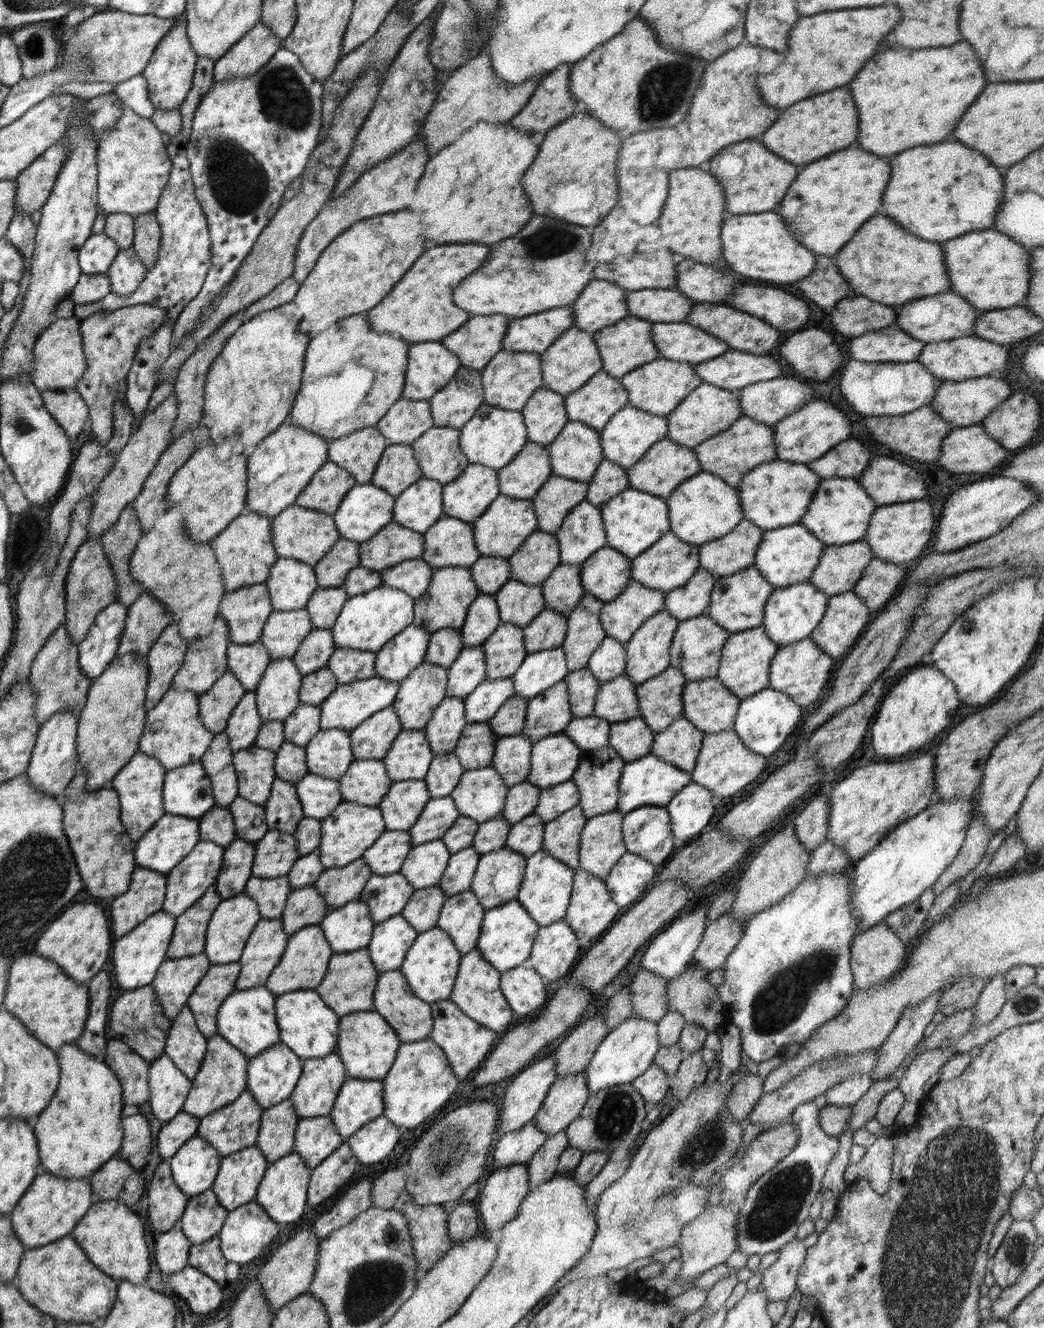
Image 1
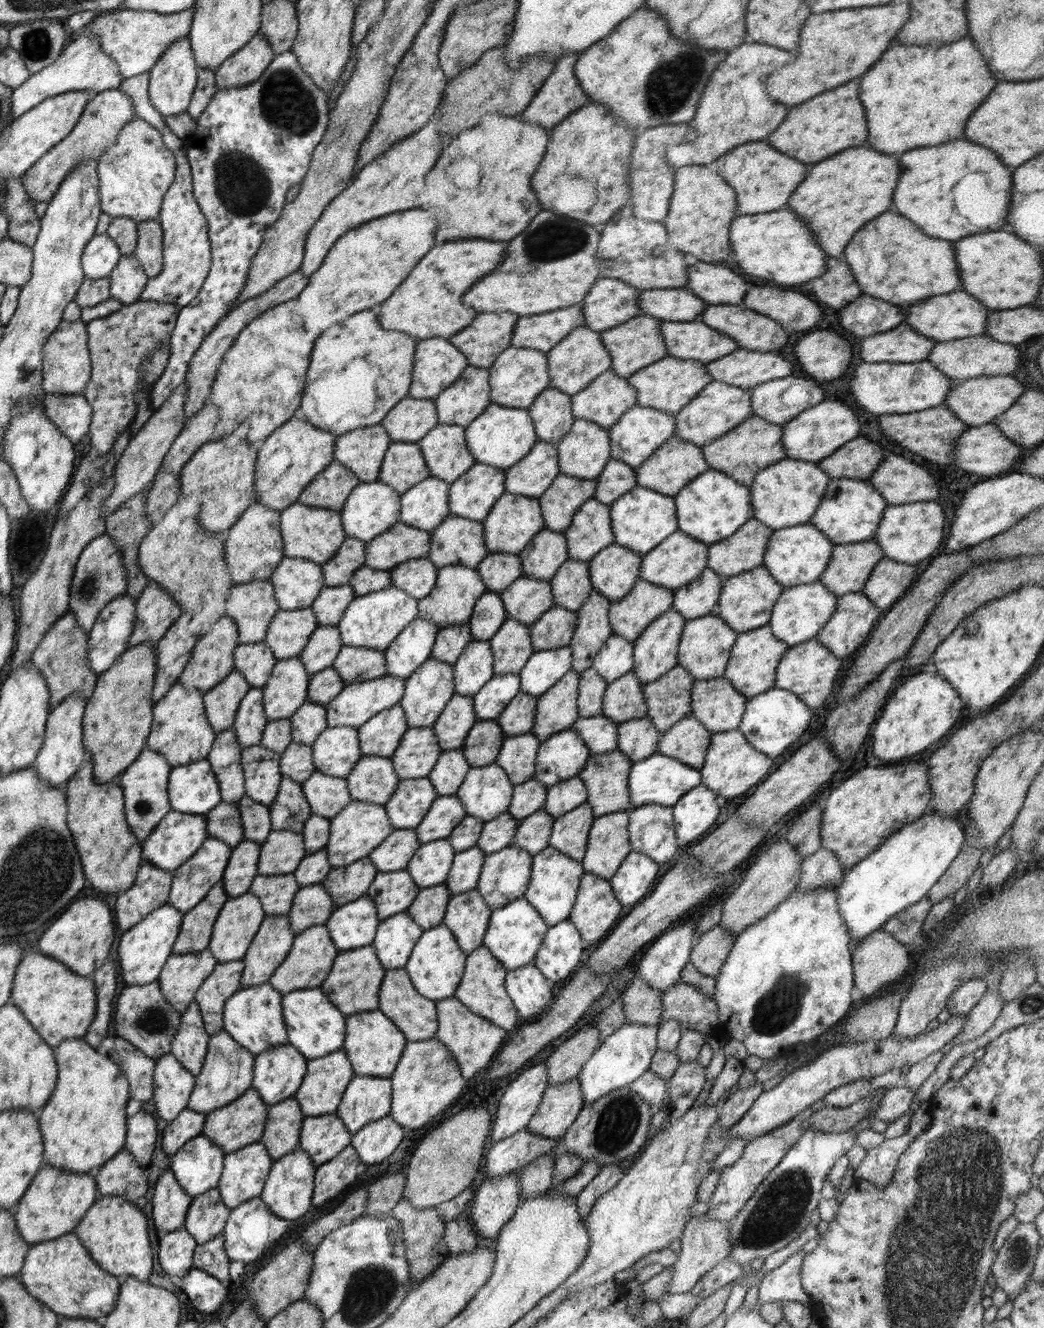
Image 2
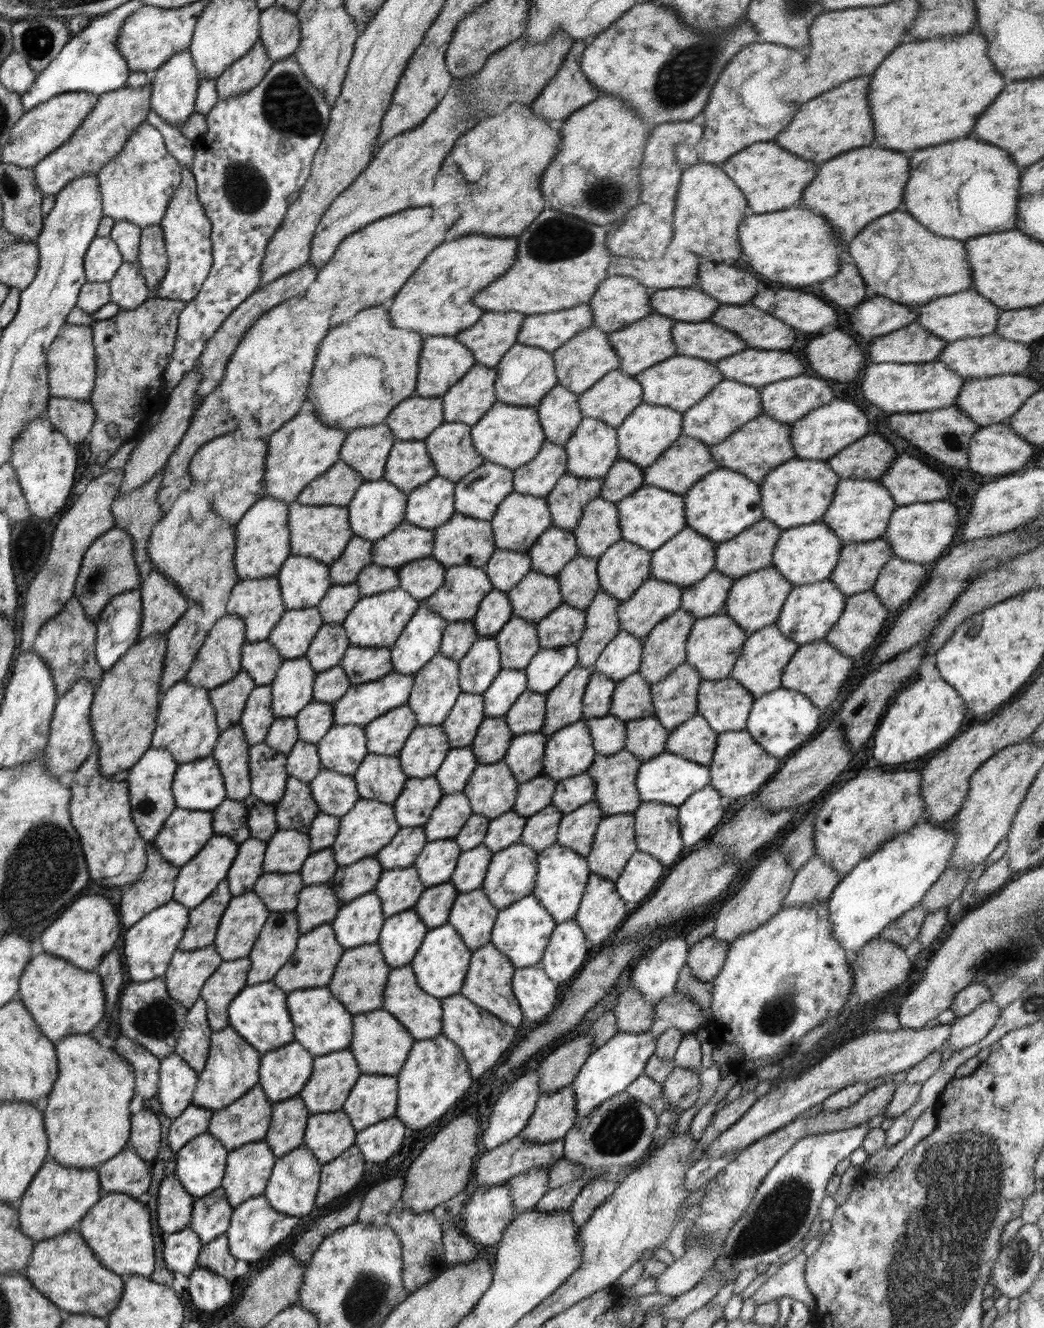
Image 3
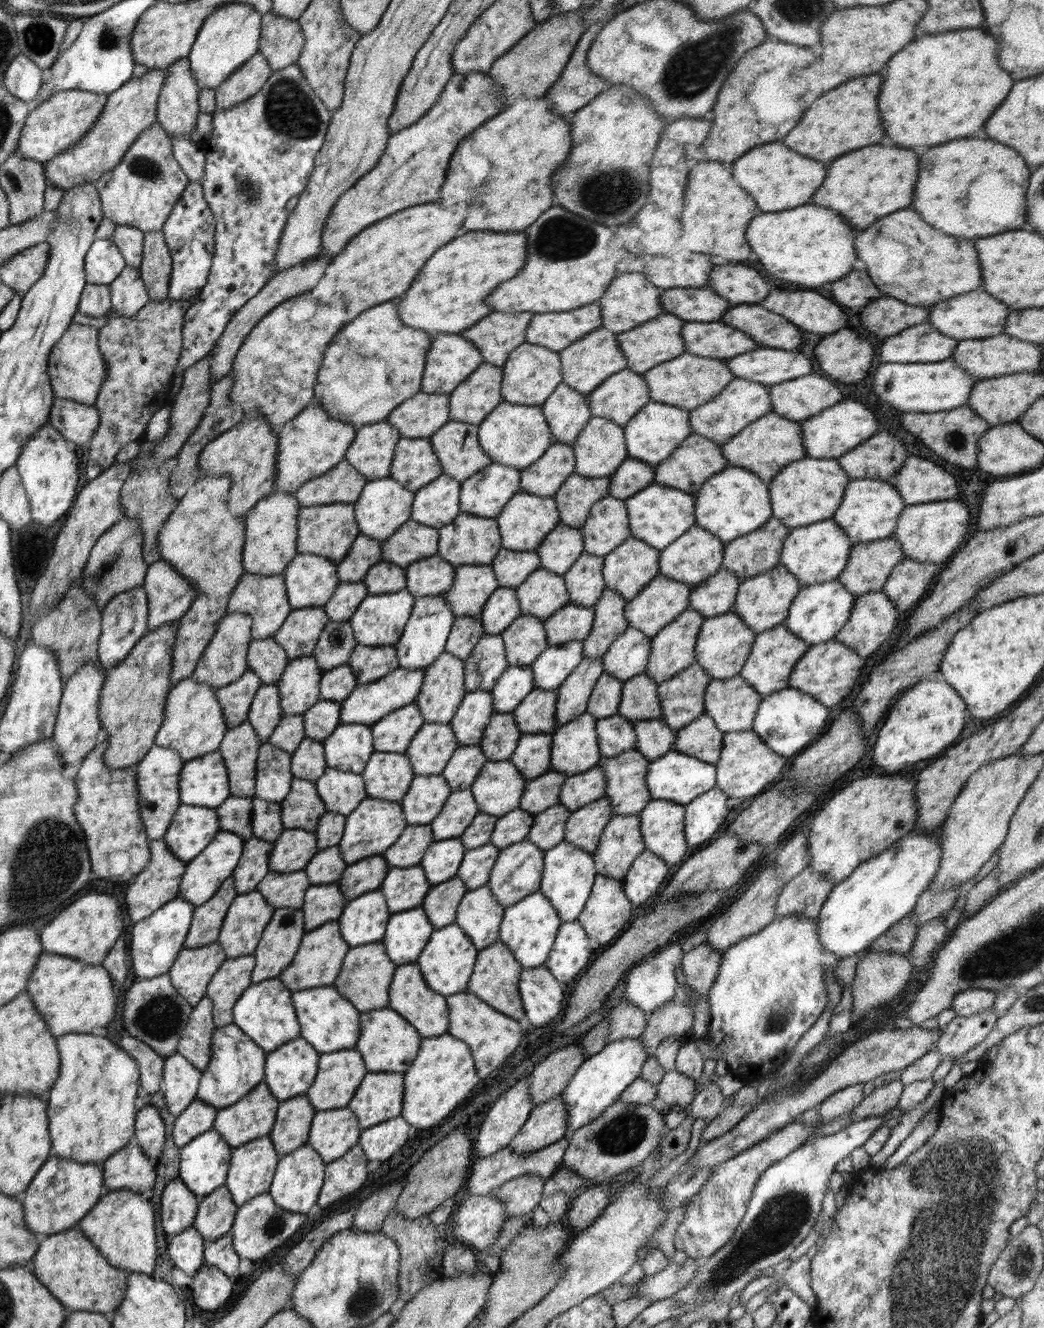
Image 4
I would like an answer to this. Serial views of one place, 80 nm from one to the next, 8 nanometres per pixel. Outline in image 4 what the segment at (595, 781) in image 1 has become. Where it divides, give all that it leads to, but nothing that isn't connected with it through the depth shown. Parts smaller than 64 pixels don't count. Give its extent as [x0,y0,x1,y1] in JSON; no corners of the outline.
[597,748,652,816]

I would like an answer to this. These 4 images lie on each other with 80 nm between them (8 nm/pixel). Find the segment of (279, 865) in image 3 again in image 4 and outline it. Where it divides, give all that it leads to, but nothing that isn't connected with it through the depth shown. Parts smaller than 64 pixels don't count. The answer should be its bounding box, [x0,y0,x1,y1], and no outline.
[269,828,318,873]

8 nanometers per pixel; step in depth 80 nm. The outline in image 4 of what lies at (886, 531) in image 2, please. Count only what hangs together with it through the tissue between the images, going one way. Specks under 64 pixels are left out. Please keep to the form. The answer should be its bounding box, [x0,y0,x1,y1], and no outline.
[893,500,972,564]

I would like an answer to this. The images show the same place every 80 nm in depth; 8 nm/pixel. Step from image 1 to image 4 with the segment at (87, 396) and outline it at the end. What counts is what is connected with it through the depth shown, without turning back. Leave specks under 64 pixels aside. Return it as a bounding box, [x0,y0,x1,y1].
[89,296,197,470]

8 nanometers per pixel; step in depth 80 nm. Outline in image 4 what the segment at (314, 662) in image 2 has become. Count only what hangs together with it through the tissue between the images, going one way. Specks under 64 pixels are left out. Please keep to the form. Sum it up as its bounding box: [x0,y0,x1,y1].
[312,621,357,671]

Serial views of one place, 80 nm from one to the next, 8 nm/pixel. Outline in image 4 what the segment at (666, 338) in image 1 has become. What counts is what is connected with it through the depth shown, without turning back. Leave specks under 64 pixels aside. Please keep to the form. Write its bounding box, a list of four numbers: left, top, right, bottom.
[681,321,758,359]

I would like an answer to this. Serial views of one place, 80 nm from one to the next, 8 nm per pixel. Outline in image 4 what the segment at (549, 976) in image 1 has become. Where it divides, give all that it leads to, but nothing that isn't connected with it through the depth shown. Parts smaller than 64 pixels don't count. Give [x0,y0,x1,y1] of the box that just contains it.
[544,920,594,985]

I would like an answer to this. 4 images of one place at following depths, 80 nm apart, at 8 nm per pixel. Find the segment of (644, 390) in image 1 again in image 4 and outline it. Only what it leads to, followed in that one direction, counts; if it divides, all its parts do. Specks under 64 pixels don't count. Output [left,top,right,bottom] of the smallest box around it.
[642,352,735,411]

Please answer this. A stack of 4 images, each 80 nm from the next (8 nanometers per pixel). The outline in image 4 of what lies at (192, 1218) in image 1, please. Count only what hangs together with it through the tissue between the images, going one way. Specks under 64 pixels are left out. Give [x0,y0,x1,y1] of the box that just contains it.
[193,1184,237,1244]

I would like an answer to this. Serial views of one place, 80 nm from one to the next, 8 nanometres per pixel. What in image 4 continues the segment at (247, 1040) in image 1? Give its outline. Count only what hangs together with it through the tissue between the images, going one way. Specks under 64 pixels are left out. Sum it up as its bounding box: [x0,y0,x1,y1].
[233,978,300,1052]

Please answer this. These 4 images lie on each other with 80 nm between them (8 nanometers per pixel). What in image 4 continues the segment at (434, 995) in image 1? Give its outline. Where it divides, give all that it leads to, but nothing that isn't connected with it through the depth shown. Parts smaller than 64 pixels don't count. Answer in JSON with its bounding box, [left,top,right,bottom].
[417,922,478,996]

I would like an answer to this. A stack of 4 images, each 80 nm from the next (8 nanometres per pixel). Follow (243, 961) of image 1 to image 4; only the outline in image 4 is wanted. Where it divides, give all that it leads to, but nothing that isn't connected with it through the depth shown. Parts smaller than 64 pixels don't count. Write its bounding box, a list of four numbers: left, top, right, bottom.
[251,908,304,985]

